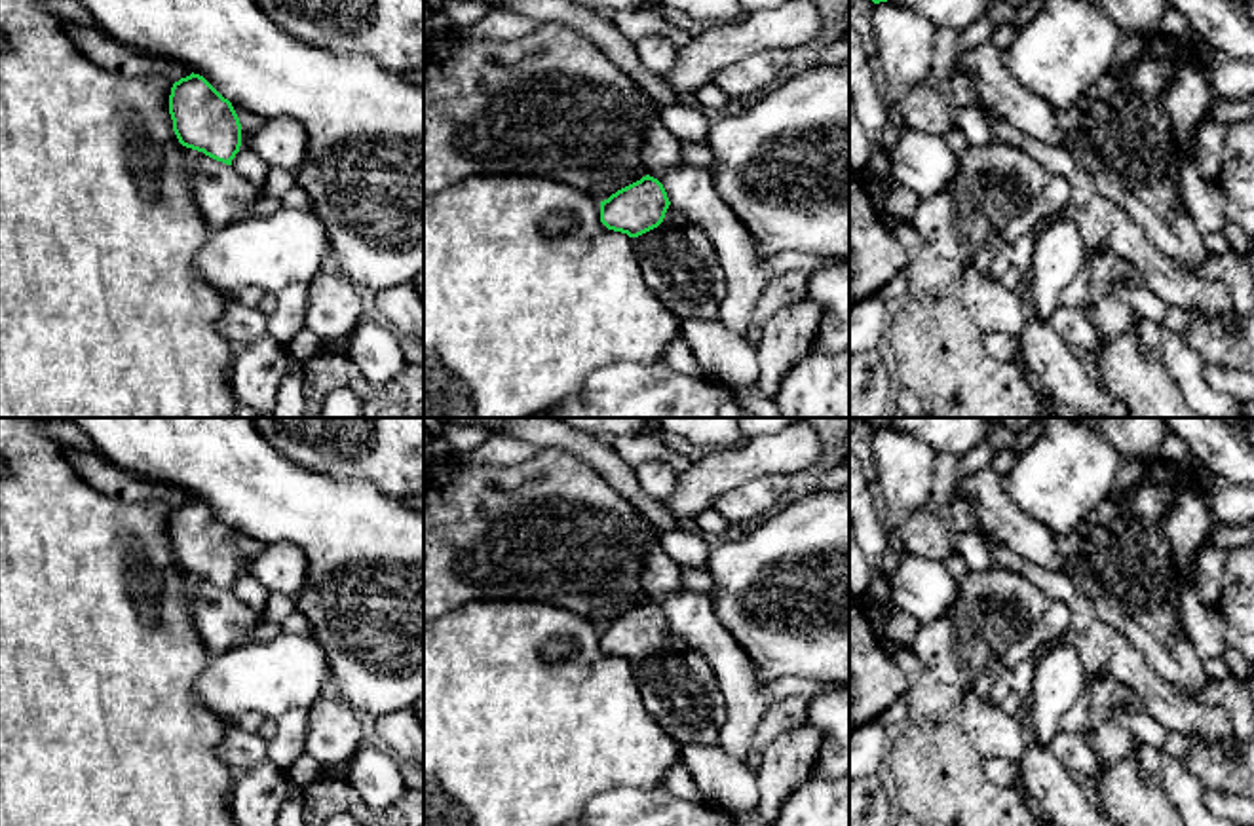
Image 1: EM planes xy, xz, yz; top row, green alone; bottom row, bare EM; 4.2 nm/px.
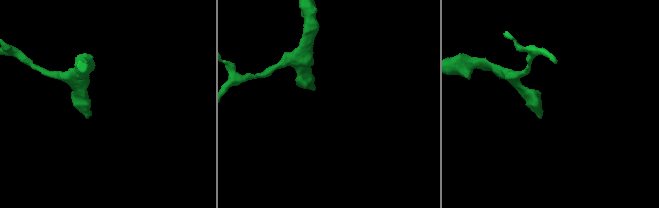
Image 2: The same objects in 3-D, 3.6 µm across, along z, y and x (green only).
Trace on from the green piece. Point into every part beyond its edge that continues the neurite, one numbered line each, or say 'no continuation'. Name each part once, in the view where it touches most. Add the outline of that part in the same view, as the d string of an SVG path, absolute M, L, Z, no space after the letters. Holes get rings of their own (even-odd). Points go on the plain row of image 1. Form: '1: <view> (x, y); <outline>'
1: xy (249, 545); M232 528L232 532L239 543L239 549L241 549L241 572L239 572L239 575L251 573L251 560L262 551L264 541L249 535L238 528Z

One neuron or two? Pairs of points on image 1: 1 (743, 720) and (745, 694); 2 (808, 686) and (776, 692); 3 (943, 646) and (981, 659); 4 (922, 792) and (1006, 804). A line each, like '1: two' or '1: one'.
1: one
2: one
3: one
4: one

